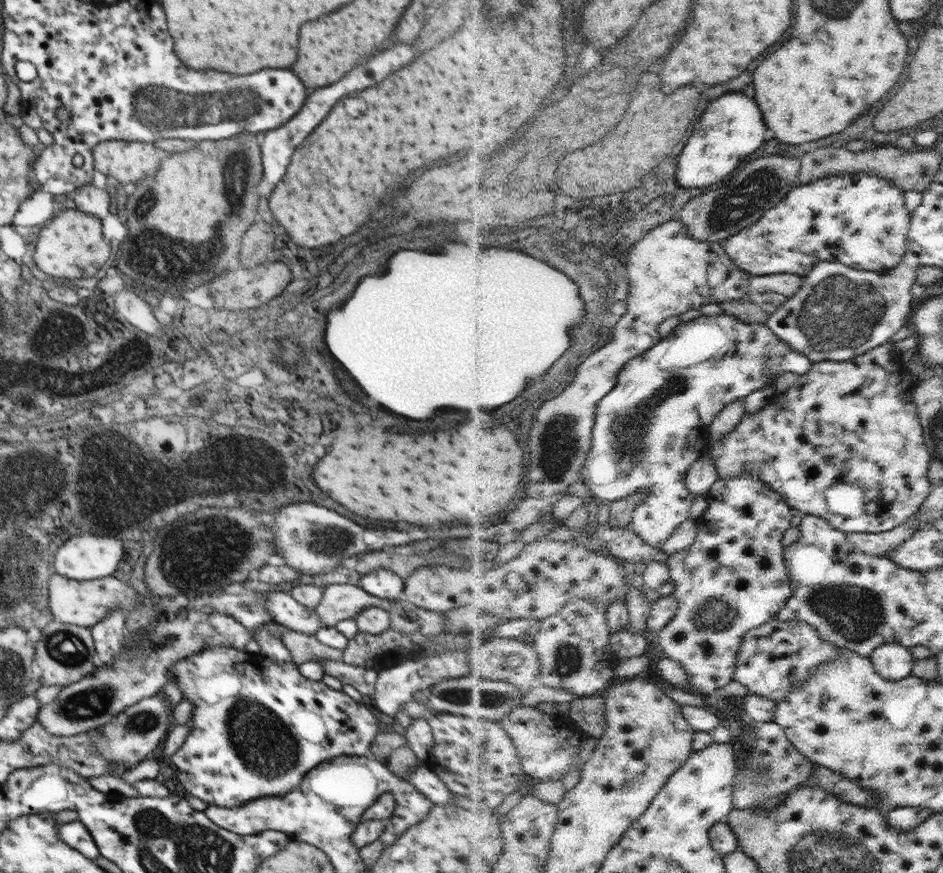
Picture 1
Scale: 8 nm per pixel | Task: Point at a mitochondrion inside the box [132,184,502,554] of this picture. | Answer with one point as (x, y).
(213, 469)

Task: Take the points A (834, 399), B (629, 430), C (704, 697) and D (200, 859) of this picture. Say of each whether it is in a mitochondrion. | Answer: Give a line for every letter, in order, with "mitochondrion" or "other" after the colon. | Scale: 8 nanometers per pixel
A: other
B: mitochondrion
C: other
D: mitochondrion

